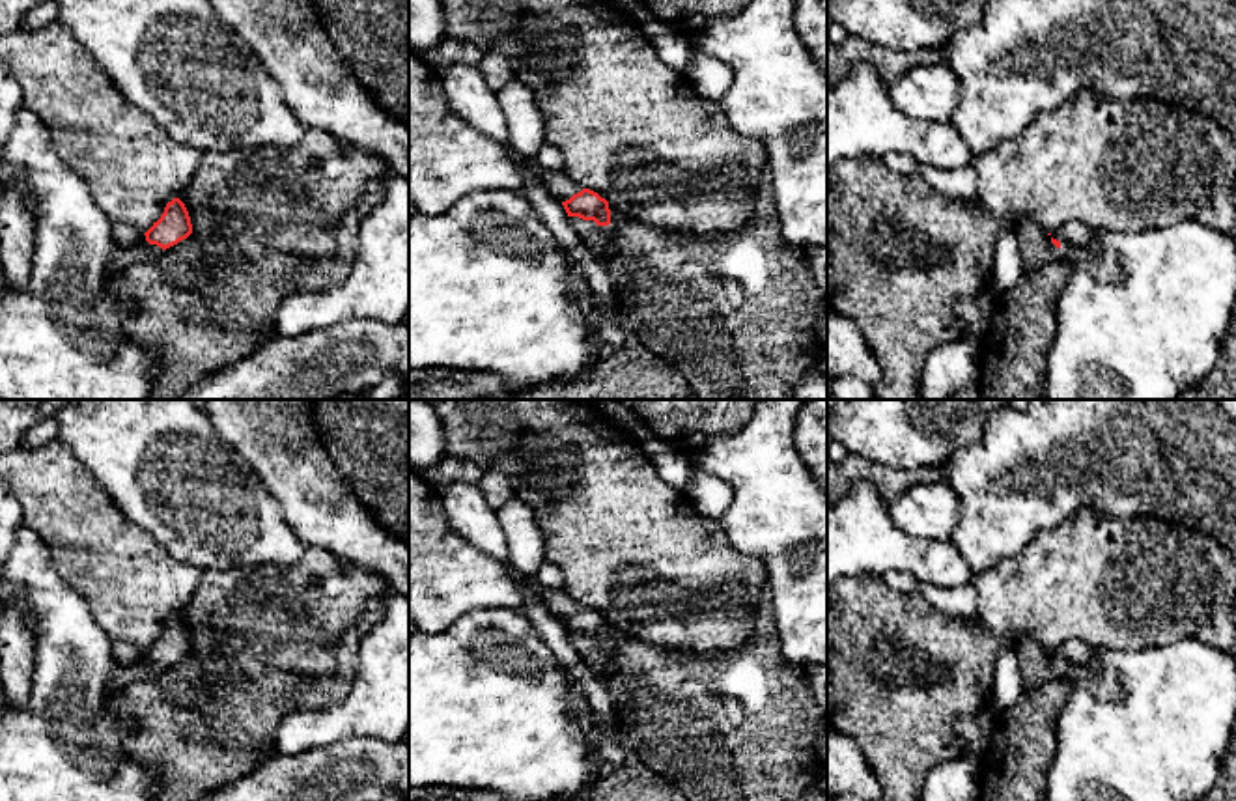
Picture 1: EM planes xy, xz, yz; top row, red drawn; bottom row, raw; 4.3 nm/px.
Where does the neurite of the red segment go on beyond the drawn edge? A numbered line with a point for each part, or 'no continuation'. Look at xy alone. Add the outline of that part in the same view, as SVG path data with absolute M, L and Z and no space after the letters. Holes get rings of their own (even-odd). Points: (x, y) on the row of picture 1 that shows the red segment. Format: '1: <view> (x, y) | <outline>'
1: xy (122, 258) | M146 239L133 246L125 246L125 248L118 246L110 258L110 278L121 274L131 265L155 258L161 252L162 252L161 246L149 245Z

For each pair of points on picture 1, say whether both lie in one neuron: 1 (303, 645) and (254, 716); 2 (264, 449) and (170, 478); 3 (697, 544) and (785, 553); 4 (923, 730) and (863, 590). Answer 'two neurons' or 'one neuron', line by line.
1: two neurons
2: two neurons
3: two neurons
4: one neuron

